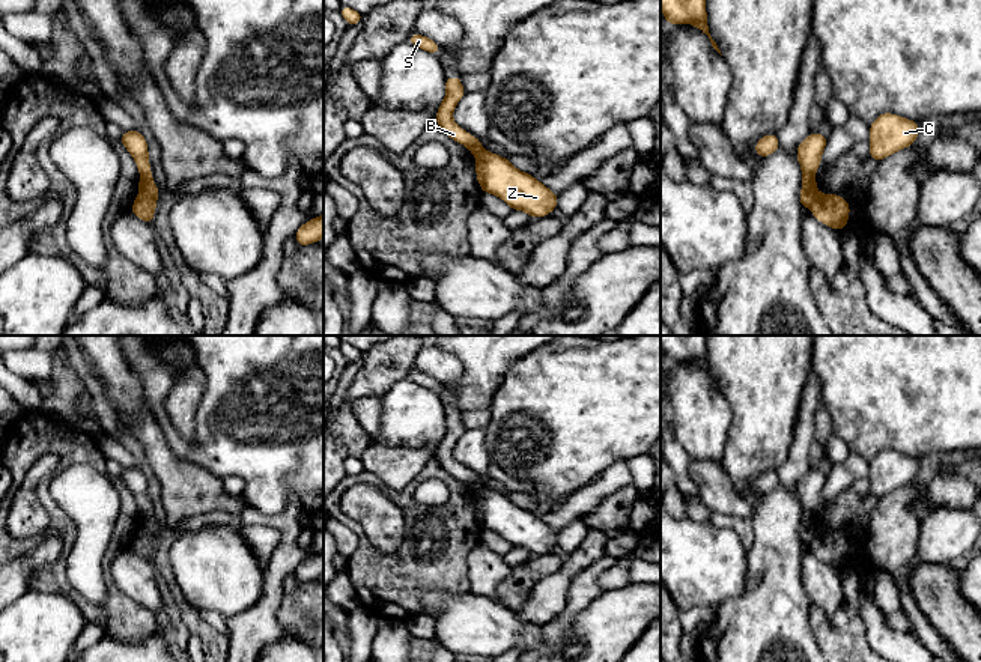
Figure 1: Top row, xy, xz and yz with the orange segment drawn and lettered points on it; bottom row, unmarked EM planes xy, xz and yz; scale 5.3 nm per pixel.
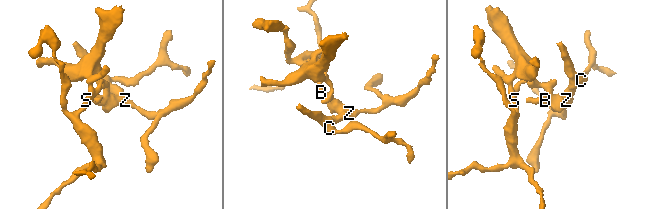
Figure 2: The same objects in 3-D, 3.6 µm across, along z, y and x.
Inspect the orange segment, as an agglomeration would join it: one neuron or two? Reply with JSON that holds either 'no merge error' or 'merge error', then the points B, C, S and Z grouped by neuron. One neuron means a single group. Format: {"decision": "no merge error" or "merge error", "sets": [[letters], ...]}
{"decision": "merge error", "sets": [["B", "S"], ["C", "Z"]]}

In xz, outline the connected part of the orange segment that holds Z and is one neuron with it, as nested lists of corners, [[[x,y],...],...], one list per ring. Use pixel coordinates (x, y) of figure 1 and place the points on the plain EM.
[[[480,487],[475,493],[477,519],[483,530],[504,537],[512,548],[524,548],[531,555],[549,552],[558,542],[558,531],[530,510],[518,507],[507,495]]]

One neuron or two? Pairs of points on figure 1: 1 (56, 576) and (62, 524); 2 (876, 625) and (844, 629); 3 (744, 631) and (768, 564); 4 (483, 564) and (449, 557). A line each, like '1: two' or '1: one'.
1: one
2: two
3: one
4: two

